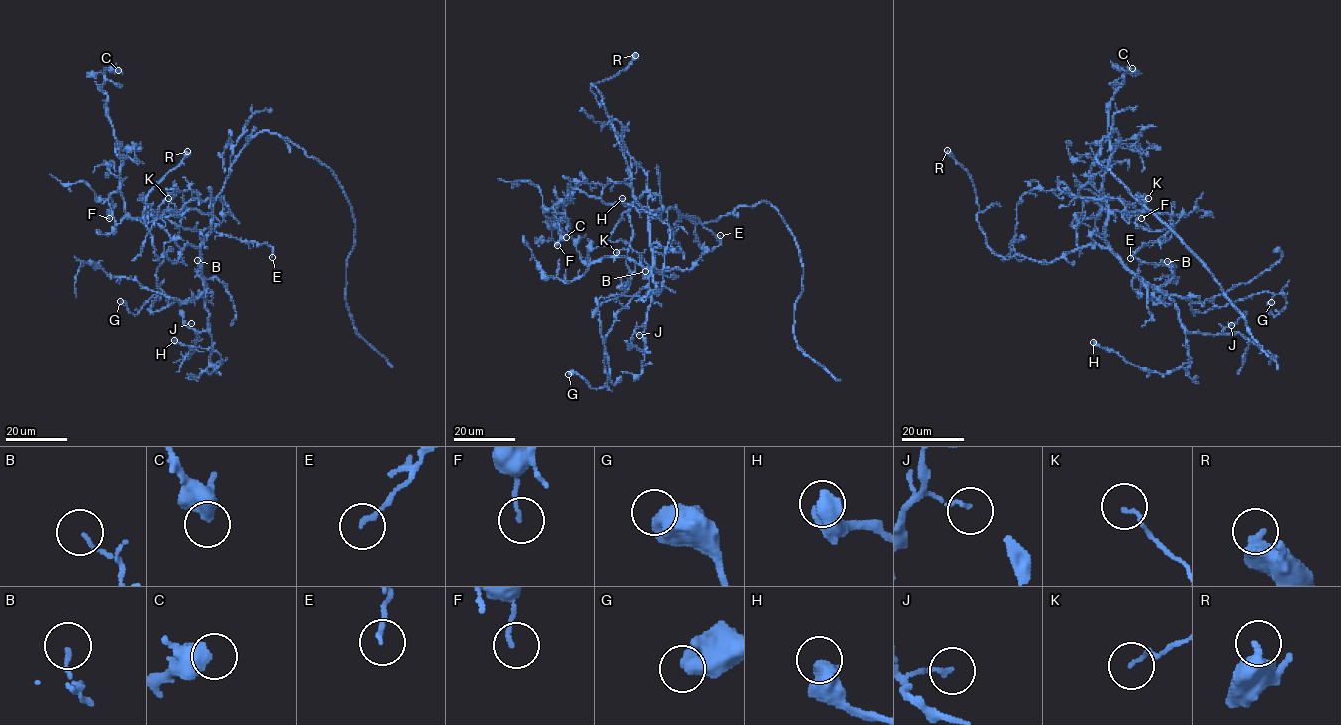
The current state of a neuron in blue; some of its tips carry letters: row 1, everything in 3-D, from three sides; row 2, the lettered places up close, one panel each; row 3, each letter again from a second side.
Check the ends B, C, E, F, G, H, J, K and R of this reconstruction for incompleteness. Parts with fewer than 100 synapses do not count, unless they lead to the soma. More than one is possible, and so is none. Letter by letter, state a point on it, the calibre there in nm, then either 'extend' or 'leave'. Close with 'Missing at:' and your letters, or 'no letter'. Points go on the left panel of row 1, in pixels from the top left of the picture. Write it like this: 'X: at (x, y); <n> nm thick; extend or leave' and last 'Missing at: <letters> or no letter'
B: at (197, 260); 110 nm thick; leave
C: at (118, 70); 400 nm thick; leave
E: at (272, 257); 140 nm thick; leave
F: at (109, 218); 110 nm thick; leave
G: at (120, 301); 480 nm thick; leave
H: at (174, 340); 650 nm thick; leave
J: at (191, 323); 120 nm thick; leave
K: at (168, 198); 90 nm thick; leave
R: at (187, 151); 550 nm thick; leave
Missing at: no letter

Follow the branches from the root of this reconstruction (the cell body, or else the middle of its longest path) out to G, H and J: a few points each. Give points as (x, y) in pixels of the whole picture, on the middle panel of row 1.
G: (687, 217), (653, 211), (648, 282), (598, 300), (608, 382), (592, 389), (568, 374)
H: (687, 217), (672, 207), (649, 214), (652, 275), (661, 292), (658, 294), (669, 228), (622, 198)
J: (687, 217), (672, 207), (649, 214), (656, 291), (645, 325), (635, 329), (639, 335)

